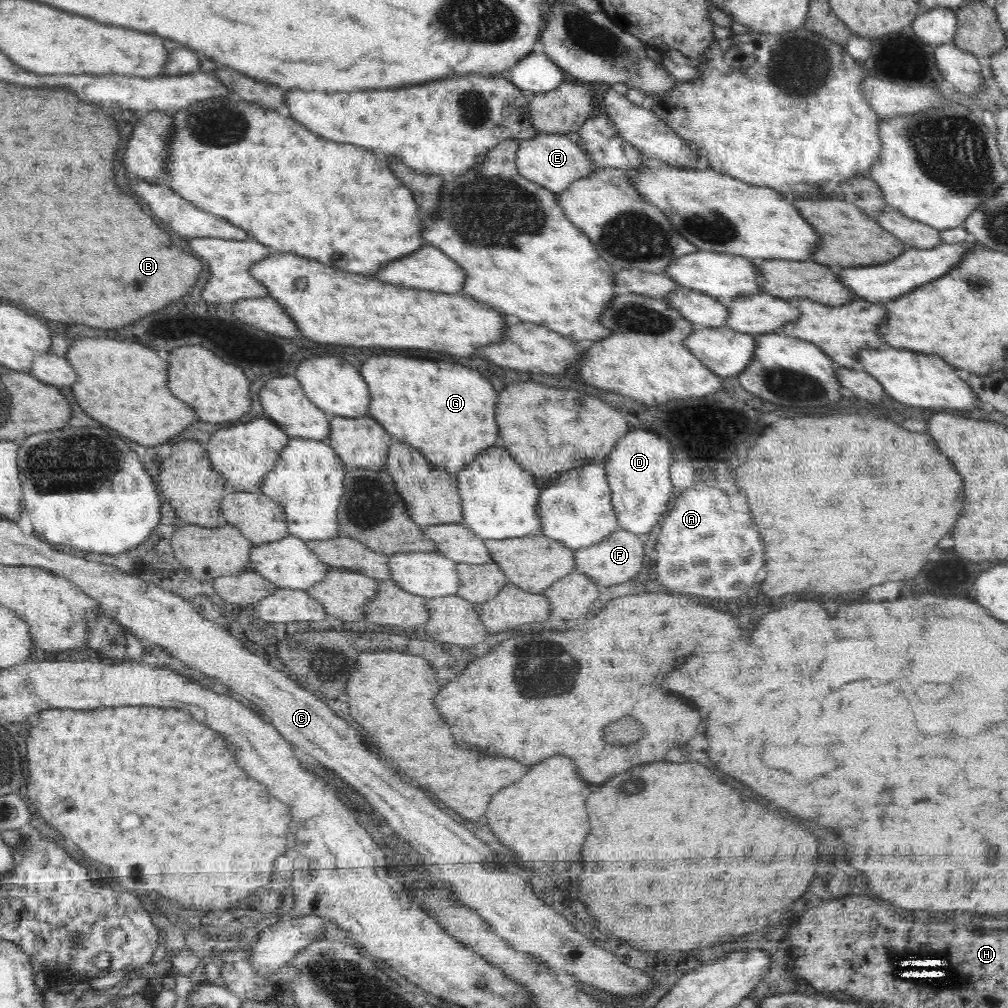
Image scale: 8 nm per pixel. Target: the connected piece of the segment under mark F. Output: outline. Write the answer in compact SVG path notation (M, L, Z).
M620 528L606 536L598 544L576 549L574 561L576 561L578 572L588 574L592 580L596 580L602 586L624 584L624 582L632 580L638 572L642 572L642 564L644 564L644 538Z

